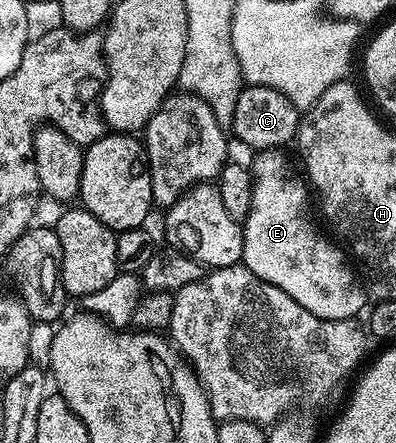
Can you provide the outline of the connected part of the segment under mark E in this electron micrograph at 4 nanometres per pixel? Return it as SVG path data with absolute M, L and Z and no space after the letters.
M268 148L265 152L256 152L250 160L254 198L250 214L242 222L242 263L258 278L270 282L270 286L278 286L278 290L290 294L298 306L306 306L306 310L318 318L350 320L359 317L359 312L365 311L365 289L358 283L357 273L346 263L345 253L327 235L320 236L319 230L308 221L309 189L299 175L292 176L284 154Z

